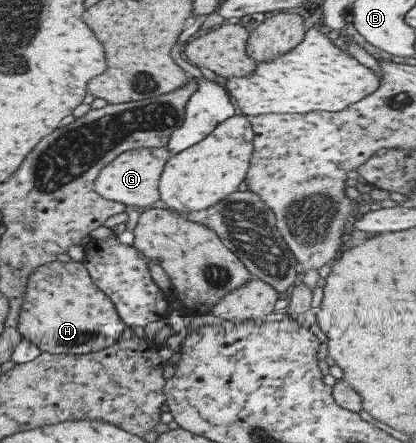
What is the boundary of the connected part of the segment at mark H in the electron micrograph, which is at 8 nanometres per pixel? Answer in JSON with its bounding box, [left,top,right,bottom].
[17,261,127,355]

